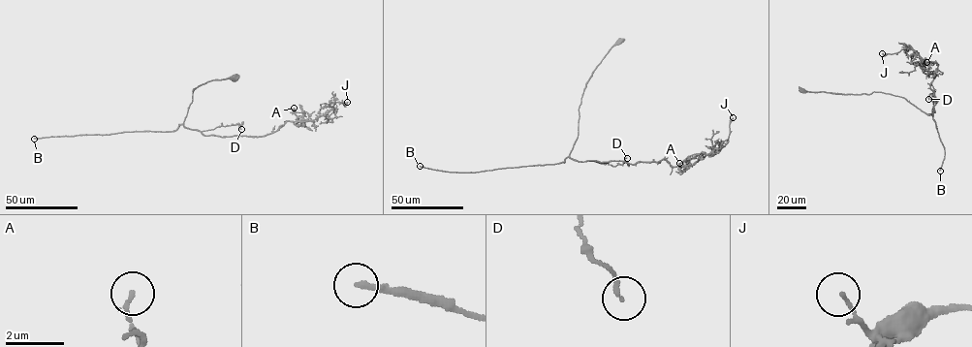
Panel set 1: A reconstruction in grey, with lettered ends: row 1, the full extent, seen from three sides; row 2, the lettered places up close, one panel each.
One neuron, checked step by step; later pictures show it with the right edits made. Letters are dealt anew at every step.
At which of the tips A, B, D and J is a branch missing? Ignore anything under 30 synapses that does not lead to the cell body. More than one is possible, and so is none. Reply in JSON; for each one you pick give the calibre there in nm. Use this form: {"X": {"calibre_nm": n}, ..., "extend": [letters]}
{"B": {"calibre_nm": 200}, "extend": ["B"]}

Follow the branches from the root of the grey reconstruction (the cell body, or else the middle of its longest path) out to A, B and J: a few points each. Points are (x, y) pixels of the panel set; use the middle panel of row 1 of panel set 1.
A: (619, 42), (586, 83), (569, 157), (631, 164), (664, 159), (672, 167), (689, 167), (680, 172), (679, 163)
B: (619, 42), (610, 49), (586, 83), (579, 109), (578, 138), (564, 162), (475, 173), (447, 172), (420, 166)
J: (619, 42), (586, 83), (569, 157), (631, 164), (664, 159), (676, 167), (693, 154), (717, 153), (733, 117)

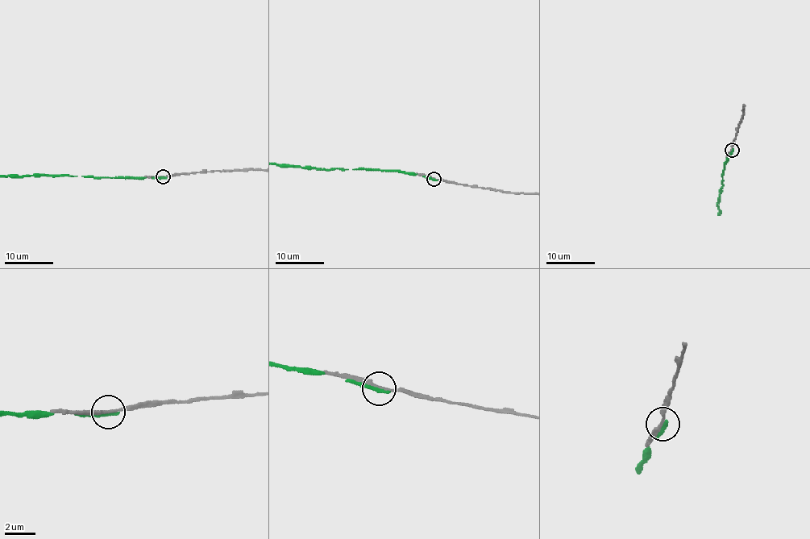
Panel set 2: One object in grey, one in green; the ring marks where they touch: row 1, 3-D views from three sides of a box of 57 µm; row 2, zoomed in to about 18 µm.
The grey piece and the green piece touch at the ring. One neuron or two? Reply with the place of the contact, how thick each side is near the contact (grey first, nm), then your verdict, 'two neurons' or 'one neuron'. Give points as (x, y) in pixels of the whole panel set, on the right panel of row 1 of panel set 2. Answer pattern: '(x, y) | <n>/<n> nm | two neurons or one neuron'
(732, 150) | 170/280 nm | two neurons

